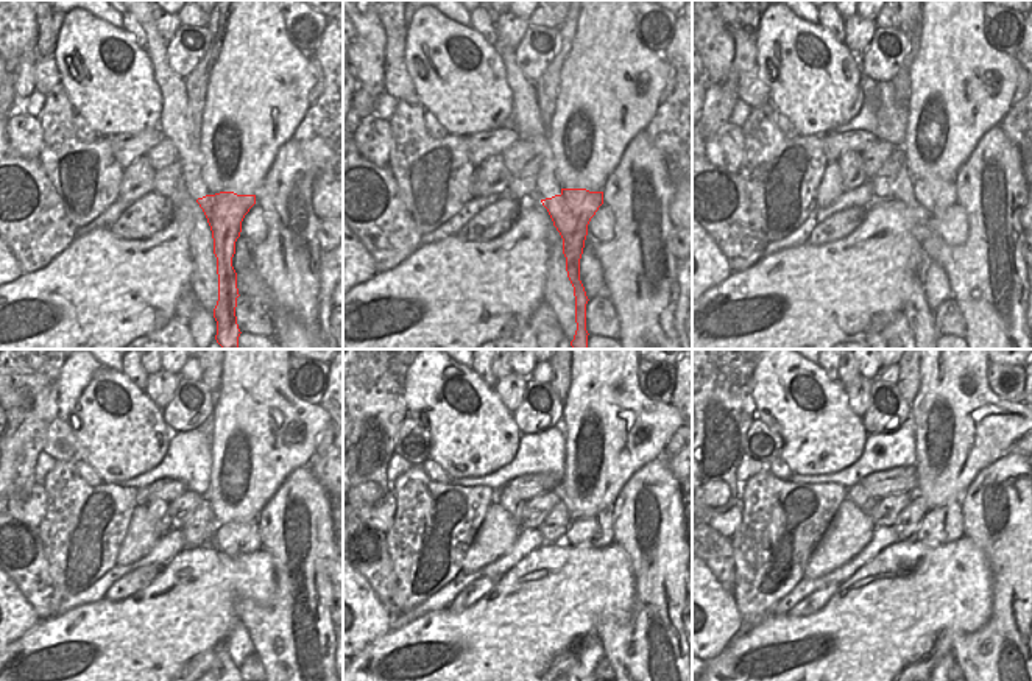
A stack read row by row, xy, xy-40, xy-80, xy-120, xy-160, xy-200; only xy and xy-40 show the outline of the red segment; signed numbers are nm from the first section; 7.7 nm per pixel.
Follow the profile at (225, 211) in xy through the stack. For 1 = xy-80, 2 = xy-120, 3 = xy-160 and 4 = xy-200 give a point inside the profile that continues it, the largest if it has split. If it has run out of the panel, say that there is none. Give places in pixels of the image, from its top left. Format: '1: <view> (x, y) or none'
1: xy-80 (936, 195)
2: xy-120 (236, 538)
3: xy-160 (596, 532)
4: xy-200 (943, 524)

